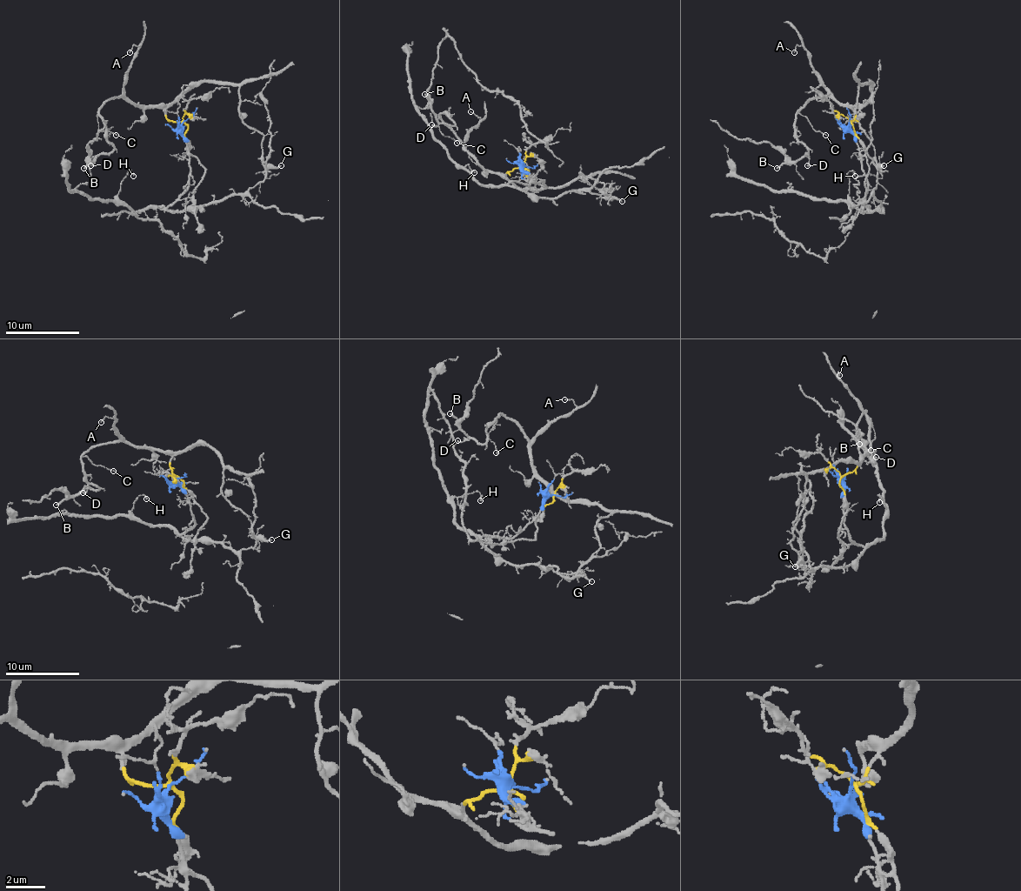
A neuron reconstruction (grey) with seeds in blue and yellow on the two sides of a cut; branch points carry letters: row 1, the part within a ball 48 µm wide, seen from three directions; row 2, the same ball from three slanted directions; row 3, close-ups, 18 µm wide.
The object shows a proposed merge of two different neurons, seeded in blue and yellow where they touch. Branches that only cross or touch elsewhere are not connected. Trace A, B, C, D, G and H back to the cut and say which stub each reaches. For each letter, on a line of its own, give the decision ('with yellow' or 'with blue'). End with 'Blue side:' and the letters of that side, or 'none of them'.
A: with yellow
B: with yellow
C: with yellow
D: with yellow
G: with yellow
H: with blue
Blue side: H

